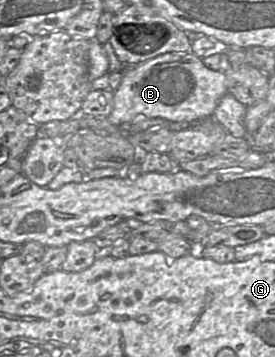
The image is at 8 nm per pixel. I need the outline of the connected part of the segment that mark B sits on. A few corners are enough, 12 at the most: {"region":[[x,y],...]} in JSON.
{"region":[[192,52],[137,64],[107,120],[196,122],[228,93]]}

